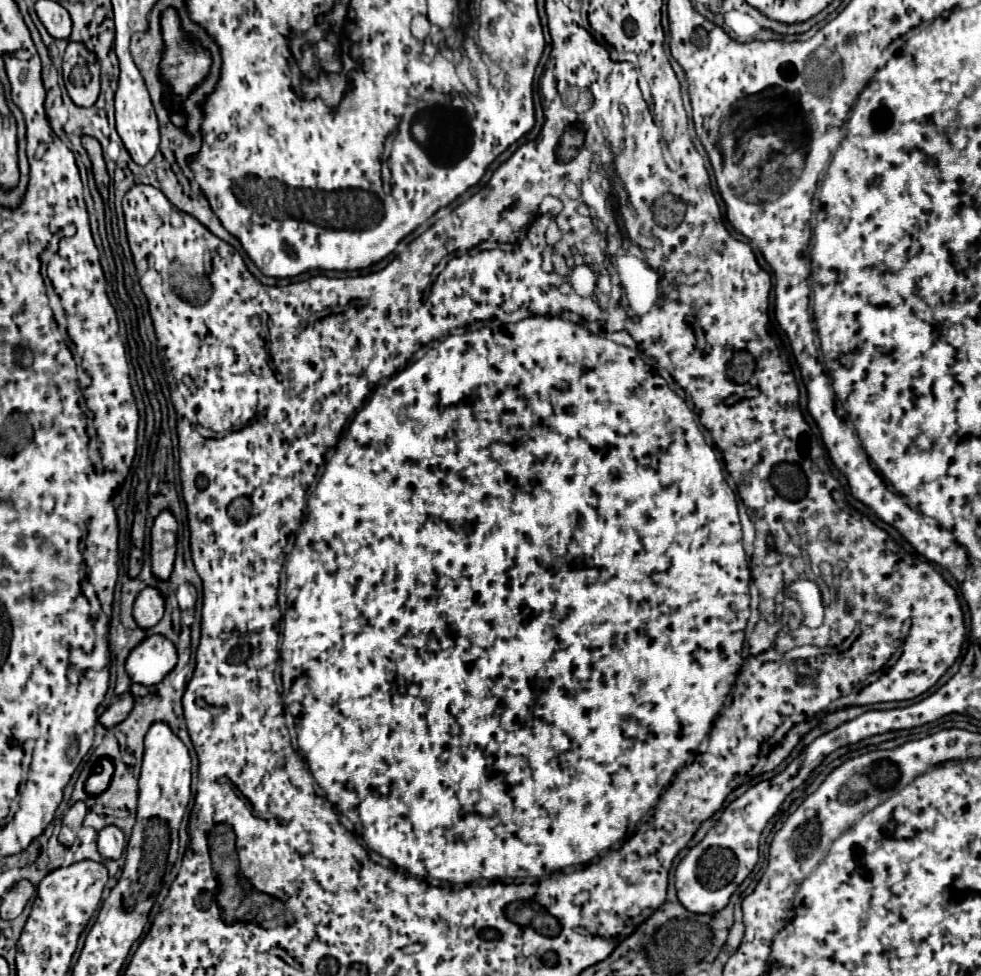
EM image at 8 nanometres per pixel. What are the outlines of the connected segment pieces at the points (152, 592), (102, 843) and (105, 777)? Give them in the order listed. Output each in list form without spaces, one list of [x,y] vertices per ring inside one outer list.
[[[147,586],[133,604],[133,616],[141,628],[153,628],[165,614],[165,598],[159,588]]]
[[[105,826],[99,832],[97,846],[99,846],[101,856],[111,858],[111,860],[119,860],[121,854],[123,854],[123,850],[125,850],[125,846],[127,846],[127,842],[125,842],[123,832],[117,826]]]
[[[101,758],[93,765],[93,770],[85,783],[85,790],[91,796],[97,796],[106,790],[114,772],[114,765],[108,758]]]

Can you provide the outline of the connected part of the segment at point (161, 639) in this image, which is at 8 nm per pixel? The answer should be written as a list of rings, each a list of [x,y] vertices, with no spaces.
[[[147,636],[125,662],[129,678],[143,686],[159,684],[177,664],[177,650],[165,636]]]

